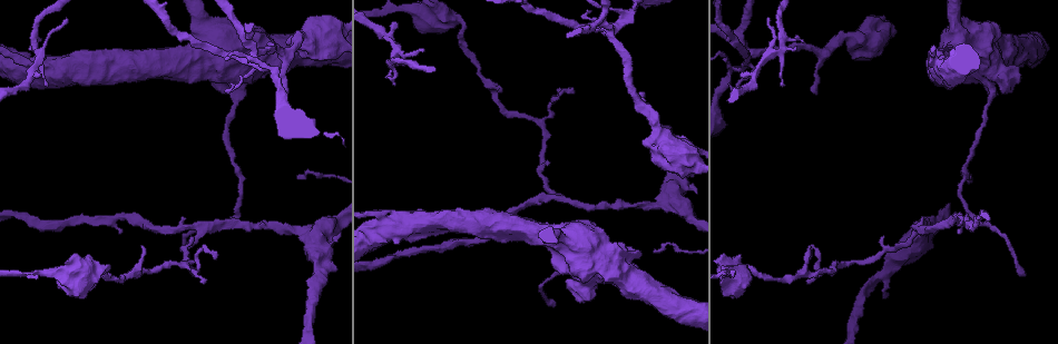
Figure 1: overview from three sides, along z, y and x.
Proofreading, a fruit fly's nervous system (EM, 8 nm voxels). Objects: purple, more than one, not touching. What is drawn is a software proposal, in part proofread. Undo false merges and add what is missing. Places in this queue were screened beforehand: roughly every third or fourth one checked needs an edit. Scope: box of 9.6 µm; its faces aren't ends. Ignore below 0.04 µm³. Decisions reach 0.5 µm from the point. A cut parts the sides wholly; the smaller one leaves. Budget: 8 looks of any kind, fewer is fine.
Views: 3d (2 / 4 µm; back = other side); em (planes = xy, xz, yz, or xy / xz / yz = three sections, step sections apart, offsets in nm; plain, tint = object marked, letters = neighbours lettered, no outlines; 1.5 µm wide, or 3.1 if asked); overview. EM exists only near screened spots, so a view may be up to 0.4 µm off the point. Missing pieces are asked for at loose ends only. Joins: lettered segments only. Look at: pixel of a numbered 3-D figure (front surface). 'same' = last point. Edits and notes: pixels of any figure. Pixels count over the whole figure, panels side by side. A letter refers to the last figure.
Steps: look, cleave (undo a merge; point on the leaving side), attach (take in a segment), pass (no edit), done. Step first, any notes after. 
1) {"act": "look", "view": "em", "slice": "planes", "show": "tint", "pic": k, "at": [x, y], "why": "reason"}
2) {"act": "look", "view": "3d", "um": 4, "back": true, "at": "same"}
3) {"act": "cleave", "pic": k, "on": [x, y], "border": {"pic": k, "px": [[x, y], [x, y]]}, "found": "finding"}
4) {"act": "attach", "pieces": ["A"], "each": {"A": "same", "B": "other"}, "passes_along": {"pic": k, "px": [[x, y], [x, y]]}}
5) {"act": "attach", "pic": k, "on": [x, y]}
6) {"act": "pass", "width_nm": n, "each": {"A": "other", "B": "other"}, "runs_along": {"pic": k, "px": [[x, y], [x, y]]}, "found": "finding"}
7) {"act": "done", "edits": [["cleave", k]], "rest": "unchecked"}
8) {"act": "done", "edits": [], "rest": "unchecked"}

{"act": "look", "view": "3d", "um": 4, "pic": 1, "at": [644, 93], "why": "tapers out"}

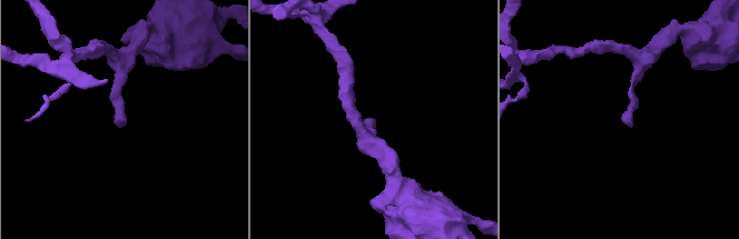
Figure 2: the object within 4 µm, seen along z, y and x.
{"act": "look", "view": "em", "slice": "planes", "show": "letters", "pic": 2, "at": [373, 127], "why": "need the tissue"}

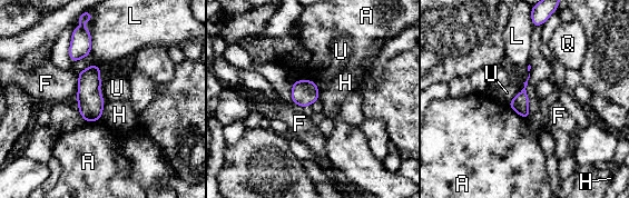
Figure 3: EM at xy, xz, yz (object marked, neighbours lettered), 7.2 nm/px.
{"act": "pass", "width_nm": 130, "each": {"A": "other", "F": "other", "H": "other", "L": "other", "Q": "other", "U": "other"}, "found": "none of them fits"}

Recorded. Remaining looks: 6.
{"act": "look", "view": "3d", "um": 4, "pic": 1, "at": [612, 33]}

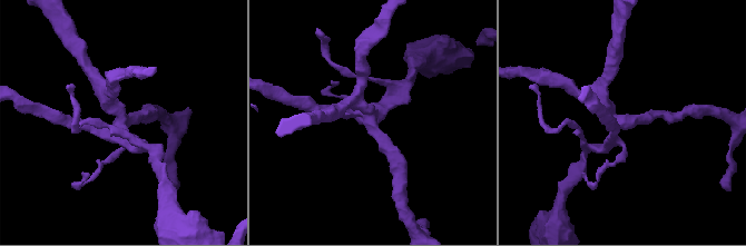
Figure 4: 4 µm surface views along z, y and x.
{"act": "look", "view": "em", "slice": "xy", "step": 4, "show": "tint", "pic": 4, "at": [370, 121]}

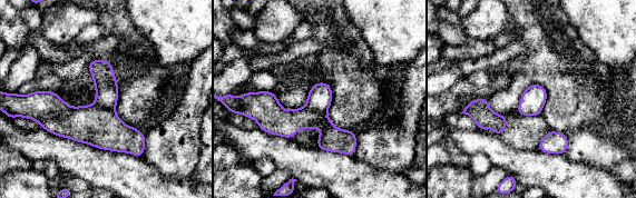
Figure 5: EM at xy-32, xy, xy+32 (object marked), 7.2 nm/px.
{"act": "look", "view": "em", "slice": "planes", "show": "letters", "at": "same", "why": "another direction"}

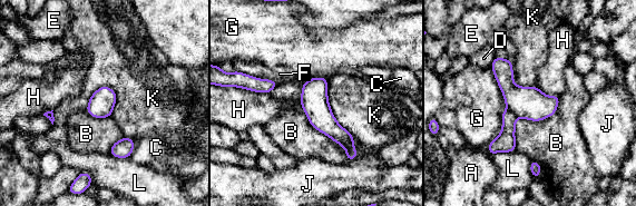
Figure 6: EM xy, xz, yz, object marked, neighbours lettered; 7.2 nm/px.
{"act": "cleave", "pic": 6, "on": [506, 141], "width_nm": 180, "longest_contact_nm": ["G", 550], "each": {"A": "other", "B": "other", "C": "other", "D": "other", "E": "other", "F": "other", "G": "other", "H": "other", "J": "other", "K": "other", "L": "other"}, "found": "a second neuron is stuck on"}

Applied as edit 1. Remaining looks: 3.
{"act": "look", "view": "3d", "um": 2, "pic": 1, "at": [768, 18], "why": "free end"}

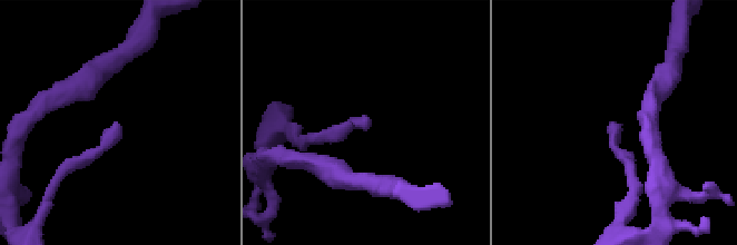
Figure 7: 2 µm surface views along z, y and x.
{"act": "look", "view": "em", "slice": "planes", "show": "tint", "pic": 7, "at": [621, 124], "why": "now the EM"}

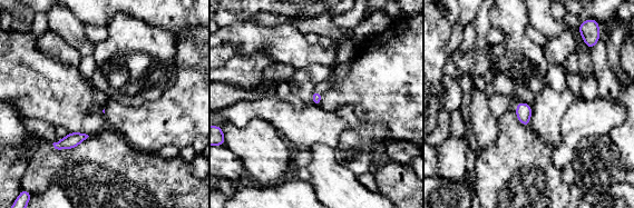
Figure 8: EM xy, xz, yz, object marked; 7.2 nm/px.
{"act": "look", "view": "em", "slice": "planes", "show": "letters", "at": "same"}

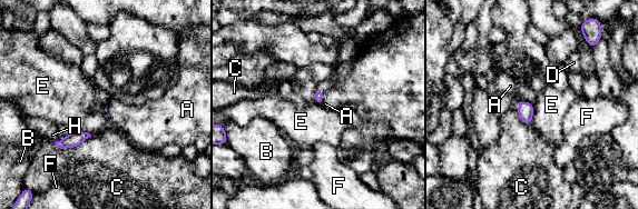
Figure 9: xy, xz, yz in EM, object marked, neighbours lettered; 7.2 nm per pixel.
{"act": "pass", "each": {"A": "other", "B": "other", "C": "other", "D": "other", "E": "other", "F": "other", "H": "other"}, "found": "none of them fits"}

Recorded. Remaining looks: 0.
{"act": "done", "edits": [["cleave", 6]], "rest": "unchecked"}

